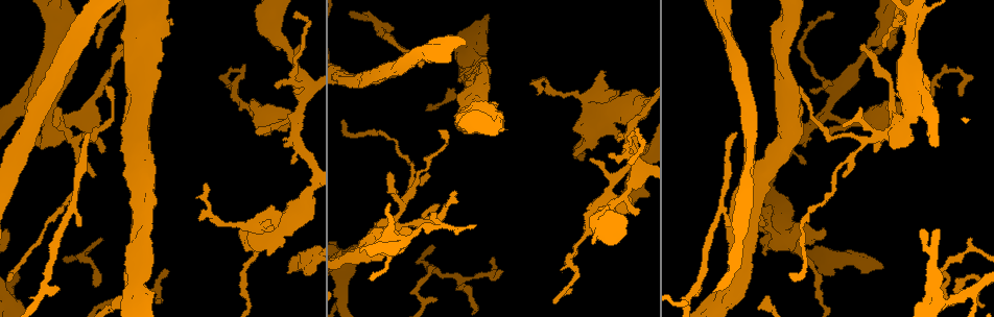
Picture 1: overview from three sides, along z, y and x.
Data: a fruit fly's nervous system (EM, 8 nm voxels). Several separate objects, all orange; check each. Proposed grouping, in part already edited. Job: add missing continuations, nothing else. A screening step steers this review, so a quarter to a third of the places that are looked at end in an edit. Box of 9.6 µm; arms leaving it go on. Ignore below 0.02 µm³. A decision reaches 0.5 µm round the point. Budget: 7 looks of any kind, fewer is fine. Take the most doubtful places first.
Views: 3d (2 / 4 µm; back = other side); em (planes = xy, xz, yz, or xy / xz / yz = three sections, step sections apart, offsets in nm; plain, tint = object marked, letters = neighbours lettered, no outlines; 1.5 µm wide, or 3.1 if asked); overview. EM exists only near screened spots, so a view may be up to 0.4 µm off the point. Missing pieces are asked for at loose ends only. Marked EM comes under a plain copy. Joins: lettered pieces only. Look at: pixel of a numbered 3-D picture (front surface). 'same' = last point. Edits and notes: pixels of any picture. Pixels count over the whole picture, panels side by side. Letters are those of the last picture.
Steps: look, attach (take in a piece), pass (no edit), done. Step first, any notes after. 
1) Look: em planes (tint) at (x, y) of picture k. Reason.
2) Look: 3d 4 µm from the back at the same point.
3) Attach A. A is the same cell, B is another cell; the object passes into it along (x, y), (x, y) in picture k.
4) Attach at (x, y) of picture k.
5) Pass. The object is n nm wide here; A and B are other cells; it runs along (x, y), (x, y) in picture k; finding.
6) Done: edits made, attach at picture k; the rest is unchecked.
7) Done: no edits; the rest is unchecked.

Look: em planes (letters) at (171, 19) of picture 1. An open end.

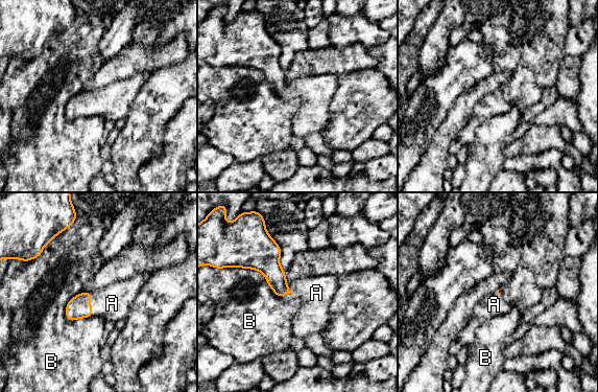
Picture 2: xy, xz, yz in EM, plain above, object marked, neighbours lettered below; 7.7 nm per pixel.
Attach A. A is the same cell, B is another cell; the object passes into it along (79, 306), (90, 304), (112, 303) in picture 2; it goes on there.

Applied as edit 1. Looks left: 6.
Look: 3d 4 µm at (590, 158) of picture 1. Branch stops here.

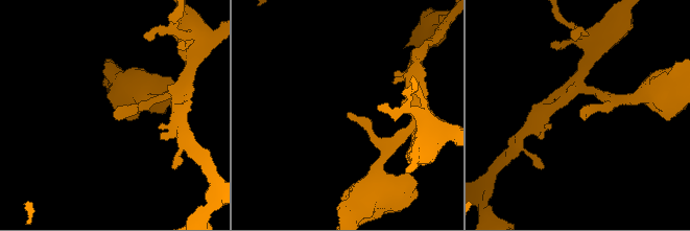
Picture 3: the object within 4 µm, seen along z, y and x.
Look: em xy step 4 (letters) at (113, 114) of picture 3.

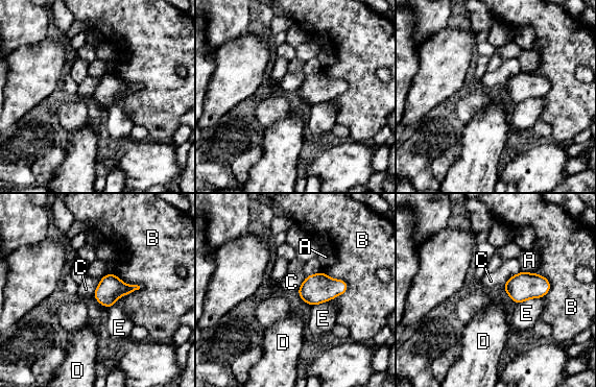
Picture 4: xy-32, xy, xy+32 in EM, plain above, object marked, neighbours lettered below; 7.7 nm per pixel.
Look: em planes (letters) at the same point.

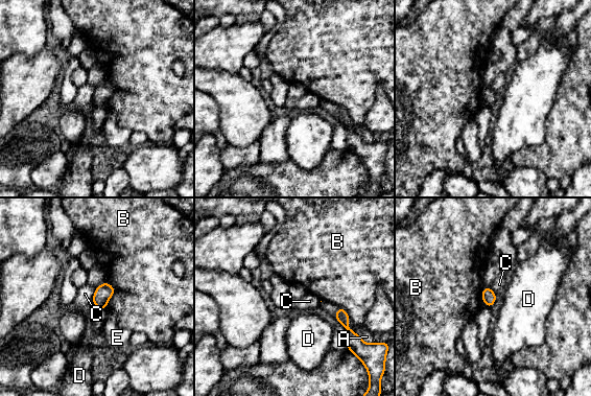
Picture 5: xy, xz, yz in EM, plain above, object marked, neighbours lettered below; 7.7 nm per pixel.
Pass. The object is 100 nm wide here; A, B, C, D and E are other cells; a border runs along (96, 287), (92, 302) in picture 5; no lettered piece goes on from it.

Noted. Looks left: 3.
Look: em planes (letters) at (491, 258) of picture 1. Tapers out.

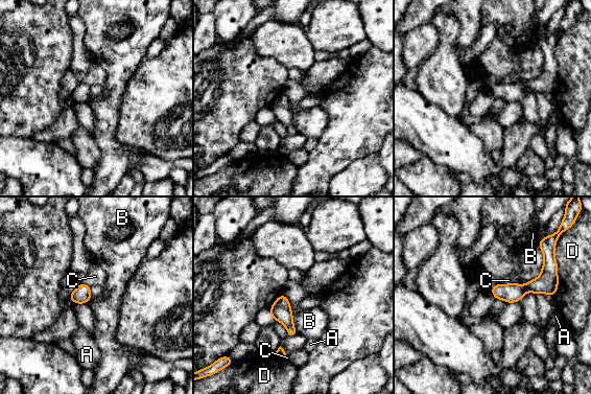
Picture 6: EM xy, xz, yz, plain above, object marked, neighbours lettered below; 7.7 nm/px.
Pass. A, B, C and D are other cells; a border runs along (542, 271), (537, 277), (526, 282) in picture 6; no lettered piece goes on from it.

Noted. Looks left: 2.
Done: edits made, attach at picture 2; the rest is unchecked.

